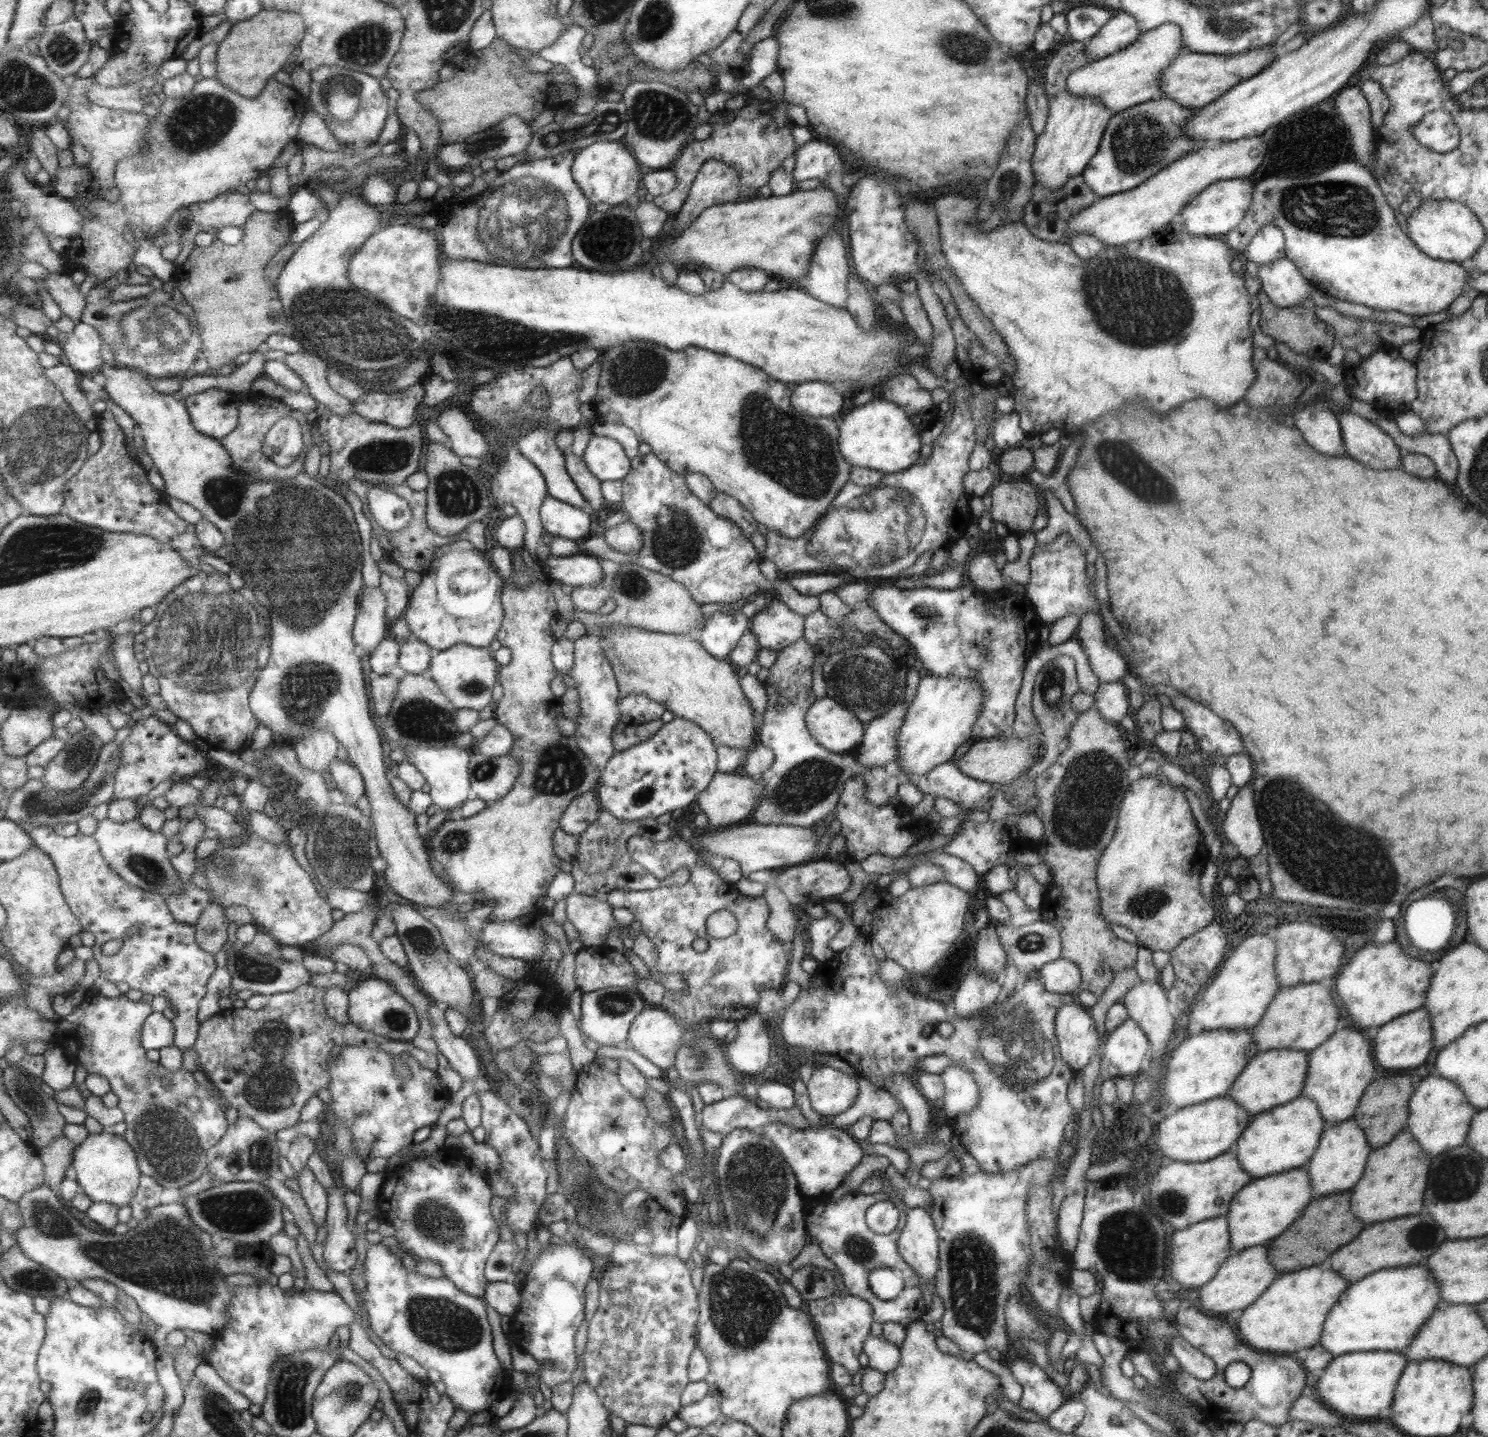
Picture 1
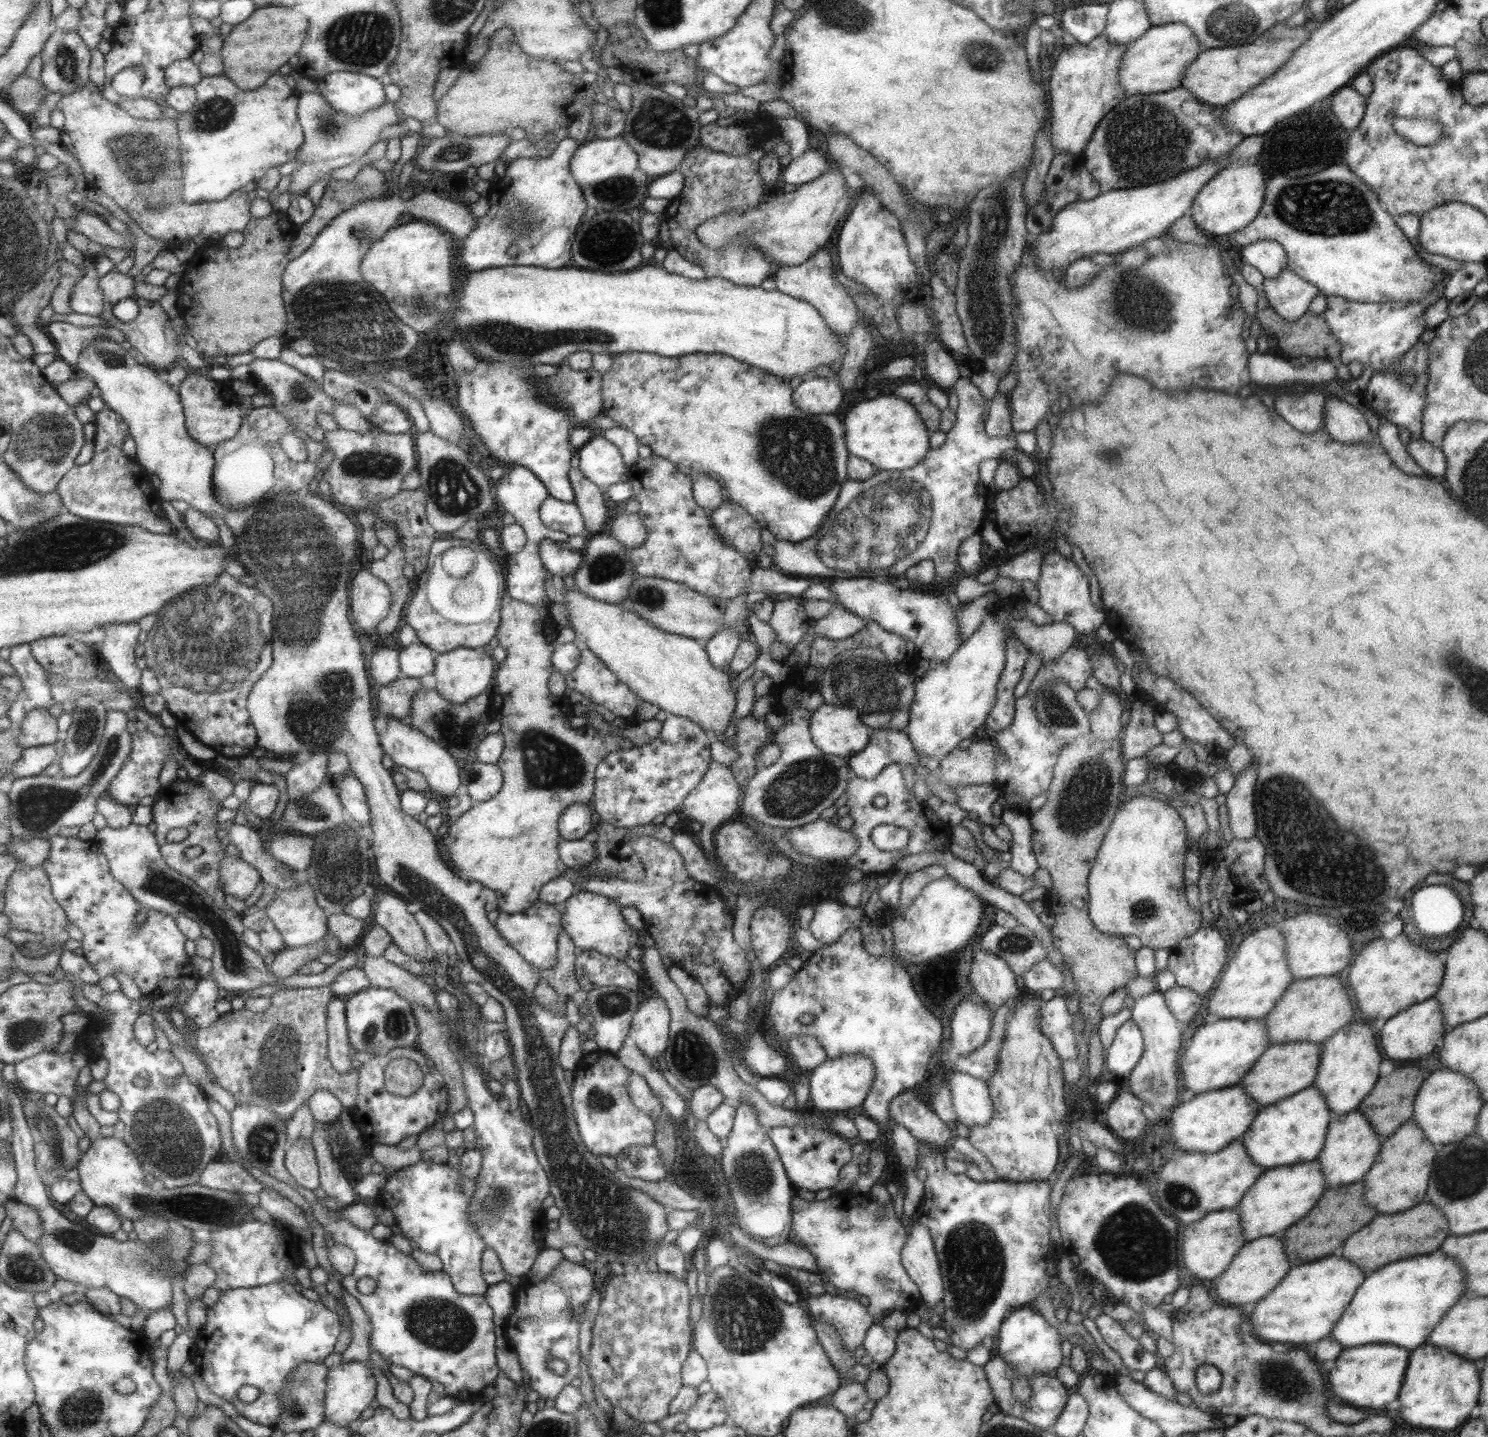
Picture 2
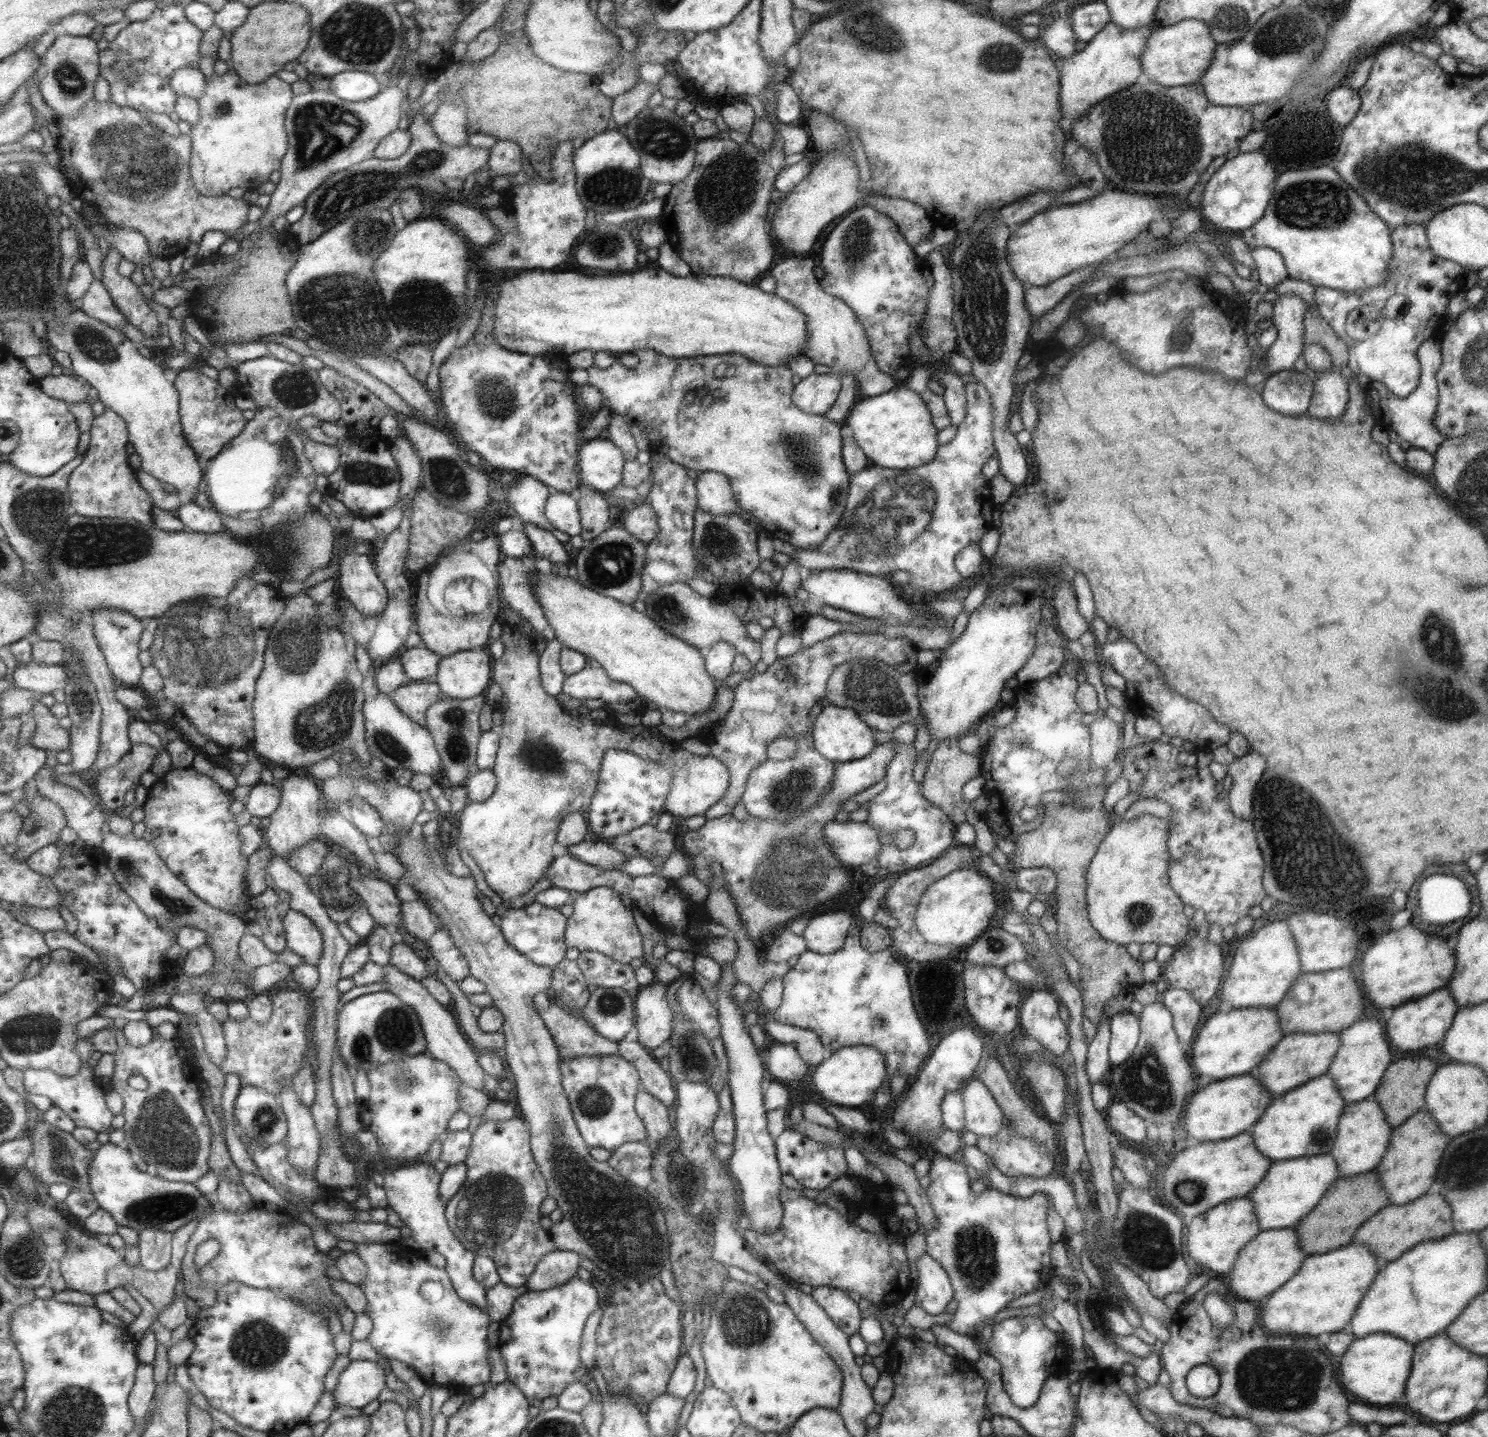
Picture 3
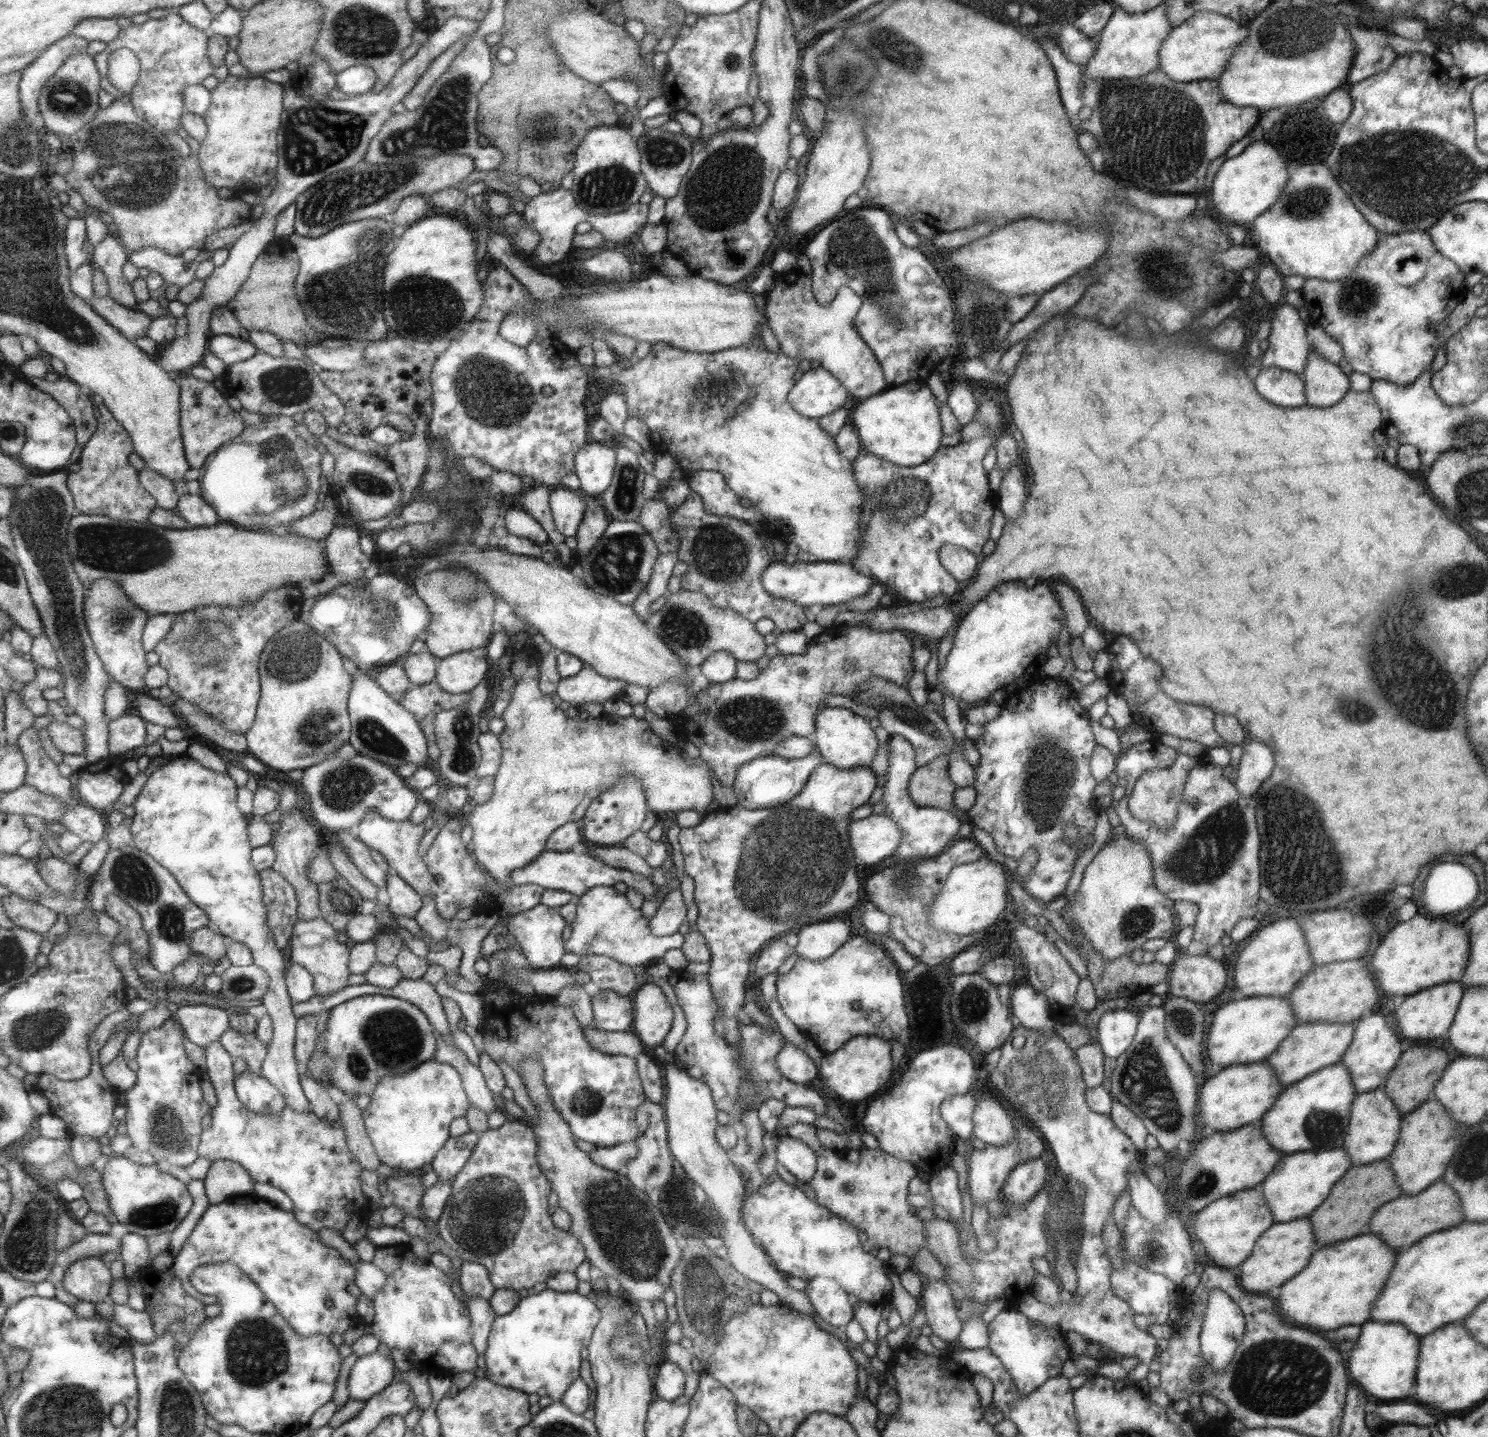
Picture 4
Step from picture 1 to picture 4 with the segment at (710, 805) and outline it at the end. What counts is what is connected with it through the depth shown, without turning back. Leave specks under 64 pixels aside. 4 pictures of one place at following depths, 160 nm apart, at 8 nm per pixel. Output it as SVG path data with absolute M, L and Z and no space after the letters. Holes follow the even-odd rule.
M529 642L519 649L509 646L498 664L504 678L513 675L517 681L511 688L508 706L500 717L505 727L498 735L501 760L494 776L494 791L487 802L470 804L463 811L463 823L470 824L472 828L471 853L498 883L509 887L508 878L512 870L533 862L545 850L545 841L553 830L566 822L580 822L592 798L609 790L624 772L630 772L640 782L649 811L677 813L680 810L695 810L704 813L708 810L713 801L710 768L699 757L690 759L693 764L684 761L677 750L649 729L644 719L638 720L633 715L621 718L603 714L579 720L575 711L561 711L554 696L543 694L538 687L539 654Z

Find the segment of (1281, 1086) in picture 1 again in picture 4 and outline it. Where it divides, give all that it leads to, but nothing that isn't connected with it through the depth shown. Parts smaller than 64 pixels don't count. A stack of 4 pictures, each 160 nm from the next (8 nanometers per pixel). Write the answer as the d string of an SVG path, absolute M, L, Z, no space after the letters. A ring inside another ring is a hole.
M1311 1021L1296 1023L1291 1032L1279 1043L1277 1049L1266 1060L1271 1066L1272 1073L1284 1088L1293 1082L1299 1082L1316 1070L1341 1062L1341 1057L1354 1033L1354 1021L1332 1023L1329 1021Z

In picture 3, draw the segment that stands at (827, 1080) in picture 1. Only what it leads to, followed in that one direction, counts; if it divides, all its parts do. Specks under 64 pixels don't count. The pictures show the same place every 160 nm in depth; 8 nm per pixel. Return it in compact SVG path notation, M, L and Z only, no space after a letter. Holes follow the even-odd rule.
M845 1046L827 1055L818 1066L811 1069L811 1080L821 1099L844 1107L857 1107L871 1101L885 1079L885 1062L873 1046Z

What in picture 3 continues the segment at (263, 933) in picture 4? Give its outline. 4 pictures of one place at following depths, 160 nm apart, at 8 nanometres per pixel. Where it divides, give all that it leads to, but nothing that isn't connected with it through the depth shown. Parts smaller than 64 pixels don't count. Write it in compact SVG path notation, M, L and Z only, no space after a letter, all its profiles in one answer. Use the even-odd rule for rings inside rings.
M193 766L169 770L158 778L147 792L147 799L143 804L145 814L143 822L146 825L143 837L156 844L163 861L183 879L183 882L187 883L187 886L190 886L195 894L199 895L199 898L211 906L247 919L246 914L251 910L254 899L248 887L250 863L247 856L241 852L244 841L240 834L240 826L231 812L233 801L231 791L224 789L213 778L199 772ZM155 828L160 829L160 833L153 840L151 832ZM293 1086L283 1088L279 1101L288 1117L290 1162L304 1171L312 1171L318 1166L322 1153L322 1136L317 1130L311 1108L301 1102Z

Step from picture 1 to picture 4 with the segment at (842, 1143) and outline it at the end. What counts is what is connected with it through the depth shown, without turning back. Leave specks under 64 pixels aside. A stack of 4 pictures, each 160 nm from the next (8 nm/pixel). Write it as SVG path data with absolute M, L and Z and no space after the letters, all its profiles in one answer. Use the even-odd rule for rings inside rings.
M790 1136L780 1137L776 1148L776 1162L782 1164L796 1180L808 1181L814 1174L816 1156L814 1152L801 1140Z

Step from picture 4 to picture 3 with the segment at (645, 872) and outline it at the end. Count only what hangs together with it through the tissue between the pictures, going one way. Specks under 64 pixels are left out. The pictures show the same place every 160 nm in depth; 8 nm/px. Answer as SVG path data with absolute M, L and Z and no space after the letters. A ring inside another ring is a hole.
M589 836L577 844L567 846L566 852L577 858L579 862L609 870L618 868L627 861L627 856L613 849L609 841L605 842Z

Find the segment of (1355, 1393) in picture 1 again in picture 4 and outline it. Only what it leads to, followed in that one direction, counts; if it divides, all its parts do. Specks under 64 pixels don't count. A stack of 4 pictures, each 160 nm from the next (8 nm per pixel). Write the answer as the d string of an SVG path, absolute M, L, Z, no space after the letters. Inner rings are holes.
M1373 1322L1361 1325L1355 1352L1347 1360L1348 1376L1361 1390L1383 1400L1397 1400L1411 1394L1418 1363L1420 1337L1409 1332L1399 1322Z

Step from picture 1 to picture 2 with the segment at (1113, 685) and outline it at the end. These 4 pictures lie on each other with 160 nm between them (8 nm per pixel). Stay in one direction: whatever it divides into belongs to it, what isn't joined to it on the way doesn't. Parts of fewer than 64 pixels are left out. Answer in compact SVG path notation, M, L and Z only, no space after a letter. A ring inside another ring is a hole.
M1091 674L1085 679L1085 687L1096 690L1099 693L1099 705L1088 713L1090 733L1095 740L1107 742L1119 736L1122 730L1120 716L1122 712L1119 698L1105 686L1099 684Z

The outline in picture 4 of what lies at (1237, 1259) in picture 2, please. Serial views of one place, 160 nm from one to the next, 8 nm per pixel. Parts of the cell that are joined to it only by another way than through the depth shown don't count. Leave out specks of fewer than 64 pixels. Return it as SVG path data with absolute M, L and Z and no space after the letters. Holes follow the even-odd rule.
M1301 1216L1292 1221L1273 1223L1255 1241L1251 1254L1240 1264L1240 1285L1255 1294L1269 1290L1271 1286L1281 1286L1286 1280L1294 1278L1295 1274L1307 1266L1312 1252L1317 1247L1310 1220Z

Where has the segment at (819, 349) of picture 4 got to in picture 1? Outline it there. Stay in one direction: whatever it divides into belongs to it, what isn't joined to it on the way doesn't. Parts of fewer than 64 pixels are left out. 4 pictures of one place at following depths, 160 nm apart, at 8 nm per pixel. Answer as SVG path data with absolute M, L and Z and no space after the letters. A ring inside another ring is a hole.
M831 226L831 229L819 239L813 251L807 272L802 277L796 278L789 285L810 294L813 298L829 306L844 308L848 295L846 284L849 274L843 238L841 238L840 230L835 226Z

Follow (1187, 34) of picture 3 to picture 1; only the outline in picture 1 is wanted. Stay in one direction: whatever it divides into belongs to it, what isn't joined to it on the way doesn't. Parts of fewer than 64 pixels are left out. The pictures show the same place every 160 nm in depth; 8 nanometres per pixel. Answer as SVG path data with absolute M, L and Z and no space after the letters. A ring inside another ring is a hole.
M1163 23L1155 29L1141 33L1123 50L1090 62L1083 68L1072 70L1071 74L1067 75L1065 90L1075 98L1099 100L1111 114L1117 114L1135 104L1159 99L1162 70L1165 70L1183 51L1181 29L1176 24Z

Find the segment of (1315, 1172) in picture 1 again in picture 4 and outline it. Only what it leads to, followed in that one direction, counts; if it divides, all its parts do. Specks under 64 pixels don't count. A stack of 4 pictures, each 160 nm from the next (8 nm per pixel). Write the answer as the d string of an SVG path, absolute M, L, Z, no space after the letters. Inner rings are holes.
M1383 1087L1356 1093L1351 1103L1351 1109L1349 1109L1349 1121L1342 1144L1353 1165L1383 1160L1393 1150L1400 1133L1402 1118L1395 1107L1395 1103Z

